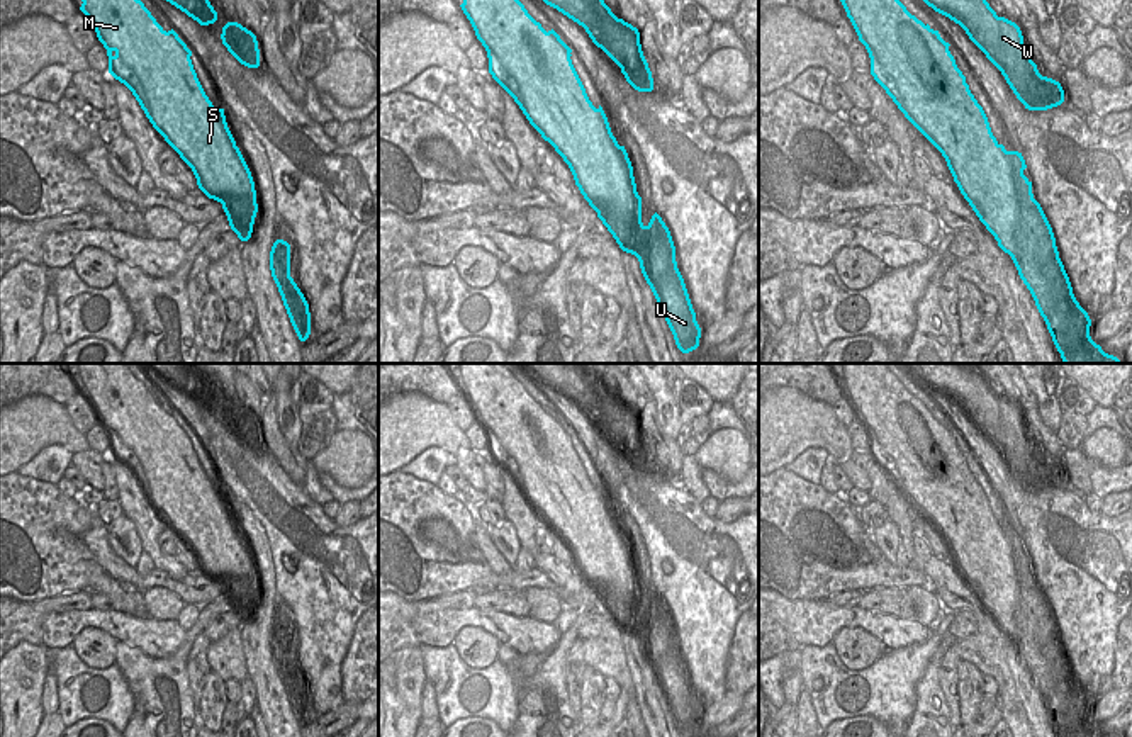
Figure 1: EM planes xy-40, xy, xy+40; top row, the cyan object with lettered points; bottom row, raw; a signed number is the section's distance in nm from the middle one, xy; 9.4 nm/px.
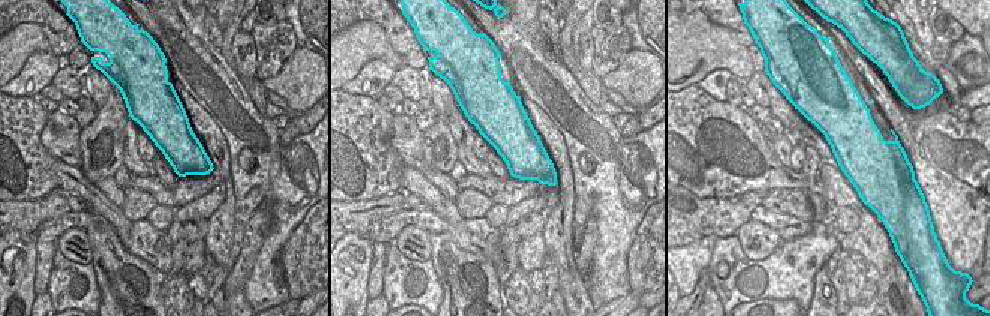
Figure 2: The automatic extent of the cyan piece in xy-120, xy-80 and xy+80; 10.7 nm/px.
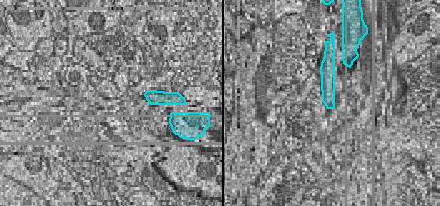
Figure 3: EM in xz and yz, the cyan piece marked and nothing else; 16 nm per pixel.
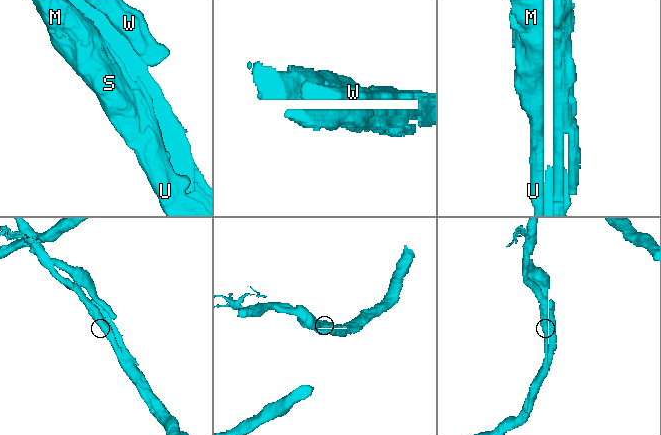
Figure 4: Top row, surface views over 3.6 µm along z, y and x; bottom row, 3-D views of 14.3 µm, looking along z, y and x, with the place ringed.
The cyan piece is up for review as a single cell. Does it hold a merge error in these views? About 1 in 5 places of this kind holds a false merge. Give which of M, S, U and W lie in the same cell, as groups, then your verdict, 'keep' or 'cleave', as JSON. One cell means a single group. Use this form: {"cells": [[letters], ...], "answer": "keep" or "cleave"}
{"cells": [["M", "S", "U", "W"]], "answer": "keep"}

